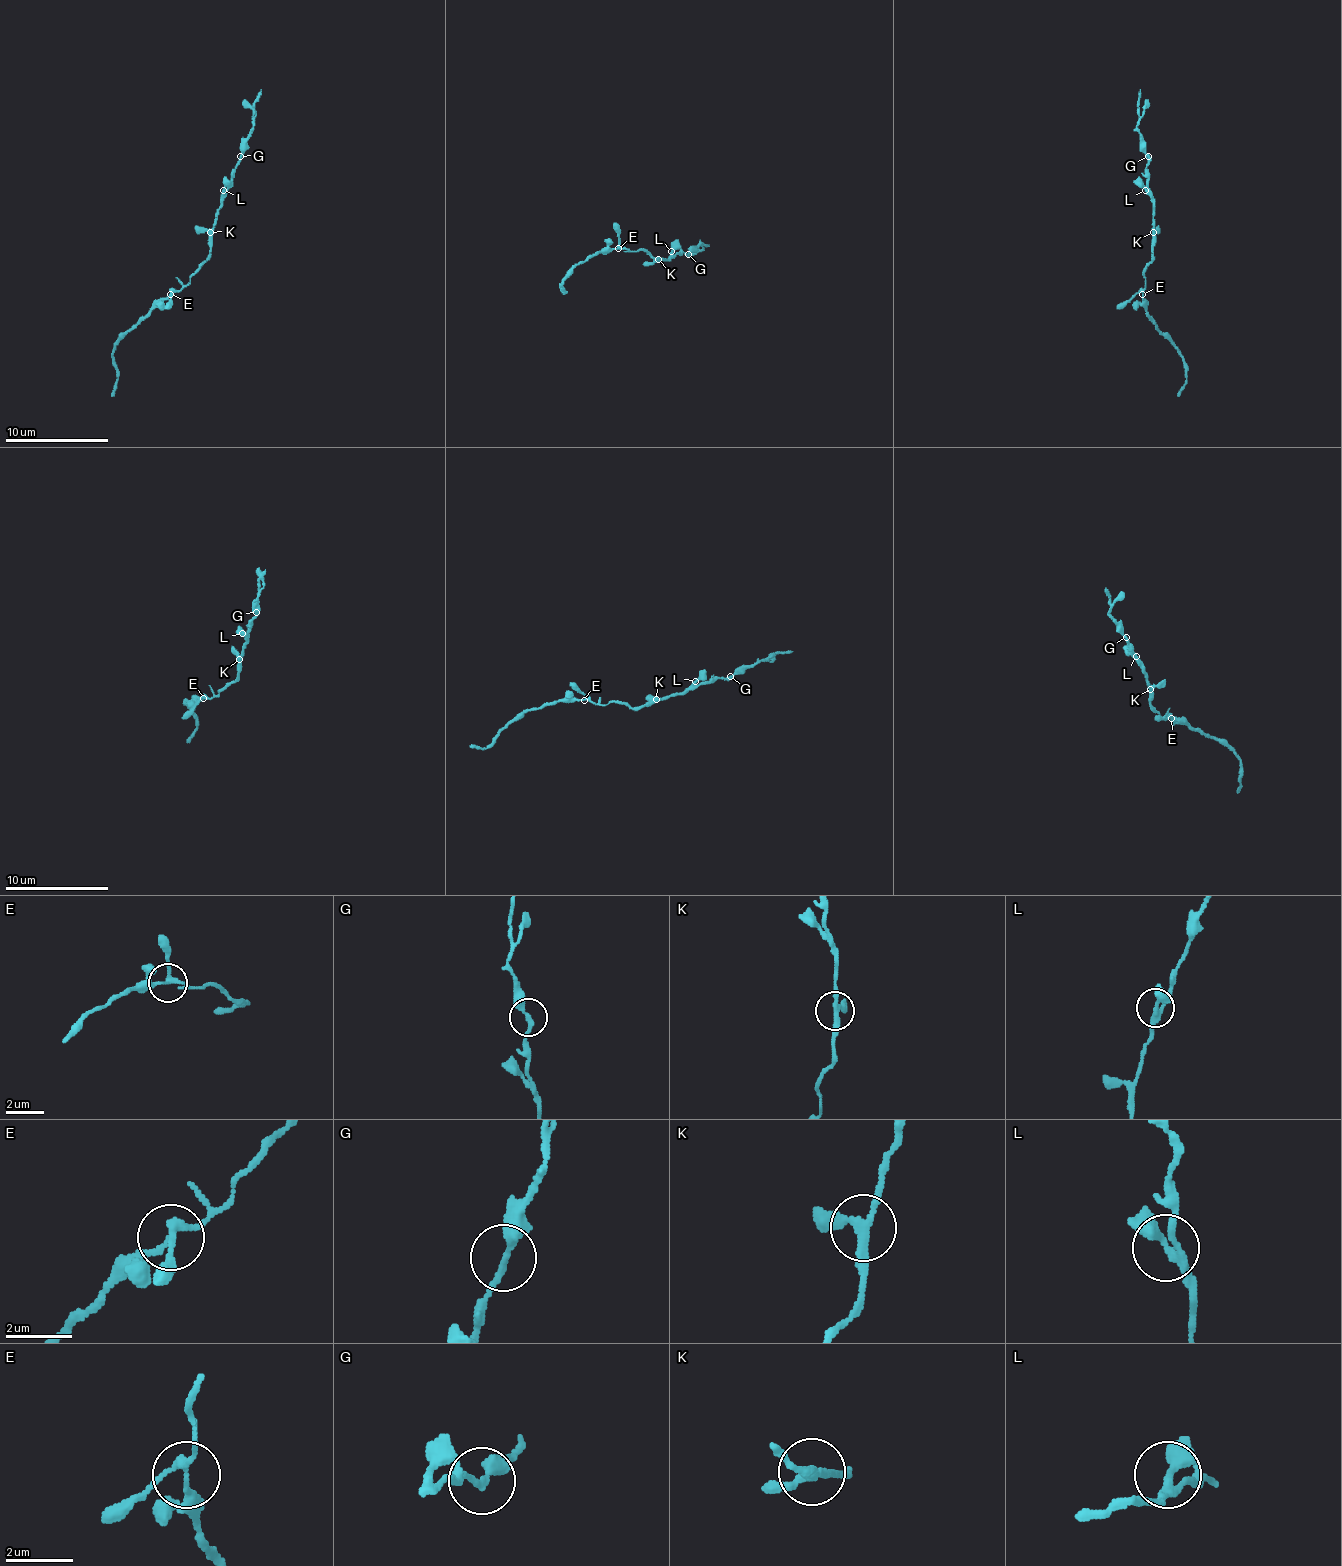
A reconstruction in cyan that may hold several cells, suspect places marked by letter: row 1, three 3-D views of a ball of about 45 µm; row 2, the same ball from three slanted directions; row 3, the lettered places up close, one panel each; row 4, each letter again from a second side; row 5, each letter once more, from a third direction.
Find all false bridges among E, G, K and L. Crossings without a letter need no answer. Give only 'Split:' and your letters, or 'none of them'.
Split: none of them

